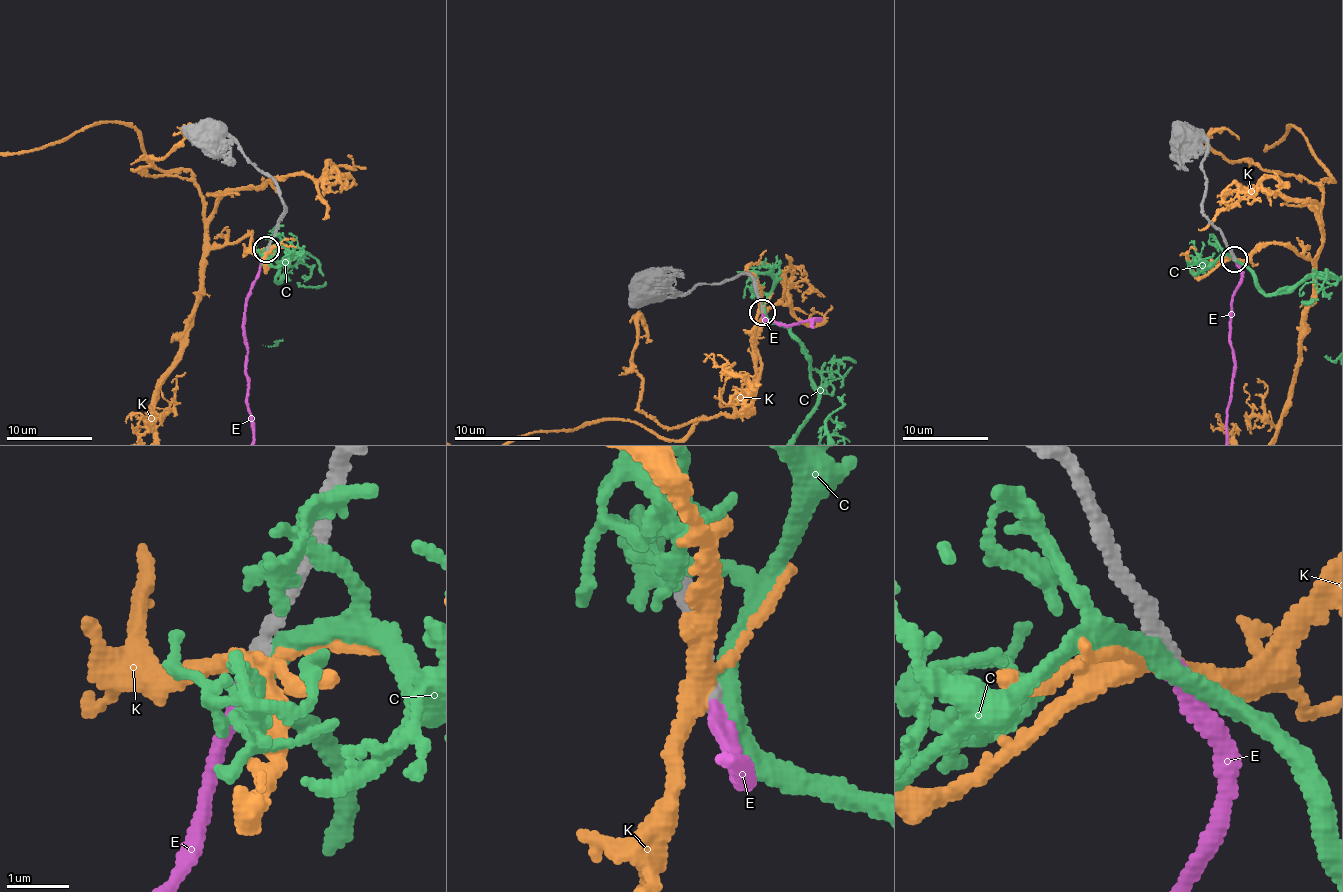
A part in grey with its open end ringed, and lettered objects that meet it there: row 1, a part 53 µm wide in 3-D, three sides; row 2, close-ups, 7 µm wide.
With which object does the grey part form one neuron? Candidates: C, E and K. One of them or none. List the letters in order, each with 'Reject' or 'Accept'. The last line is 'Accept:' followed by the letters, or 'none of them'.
C: Reject
E: Accept
K: Reject
Accept: E

